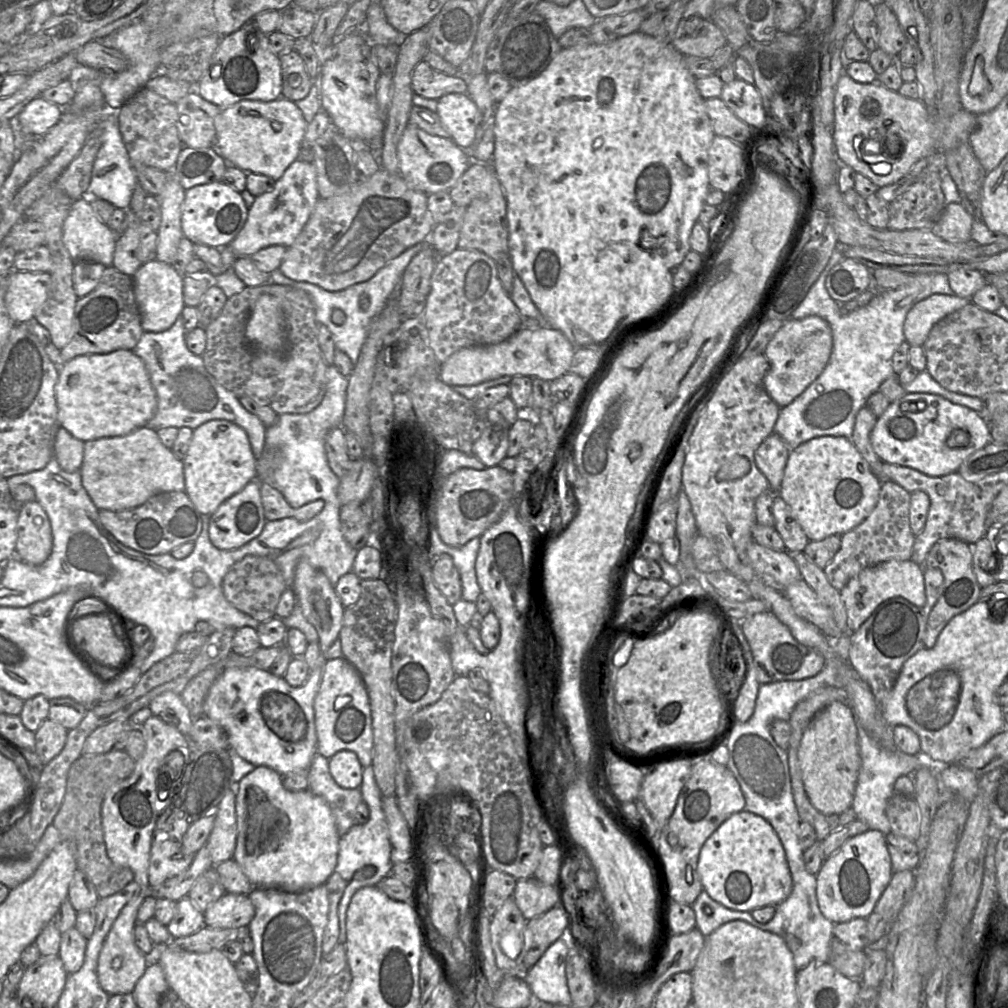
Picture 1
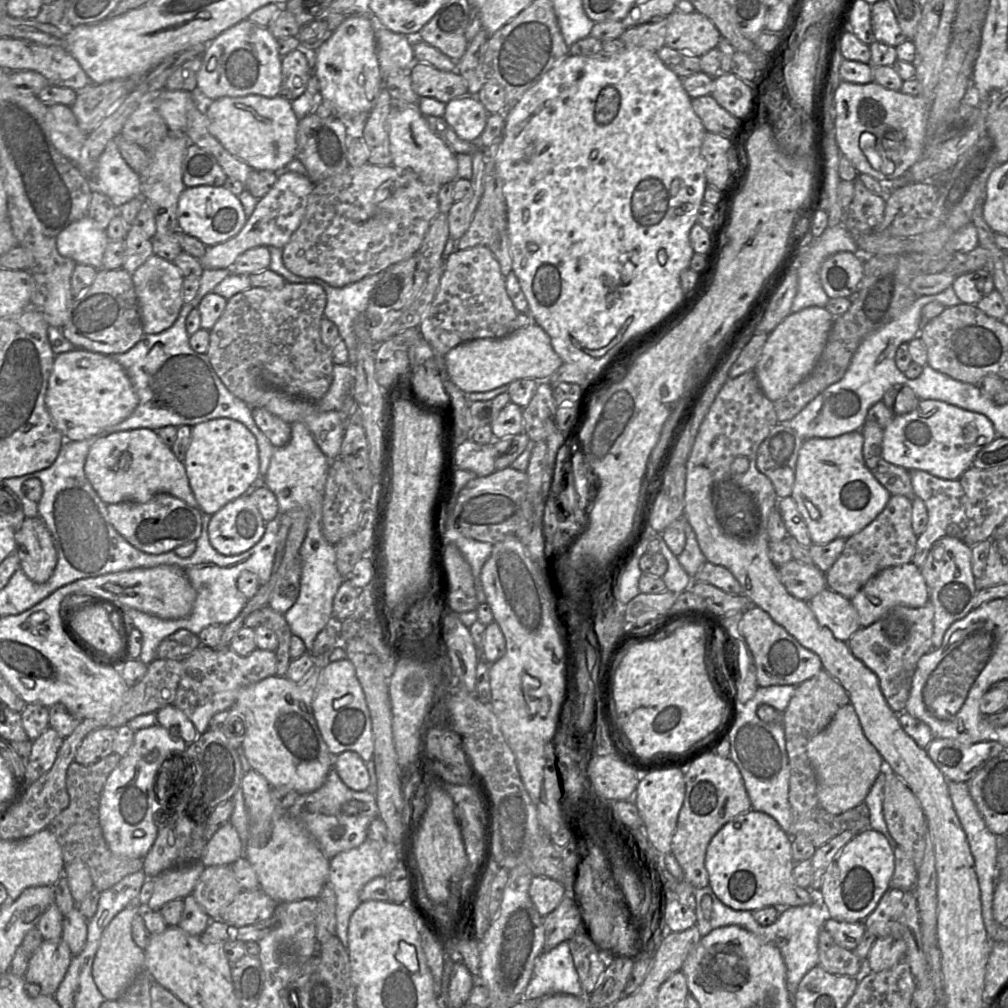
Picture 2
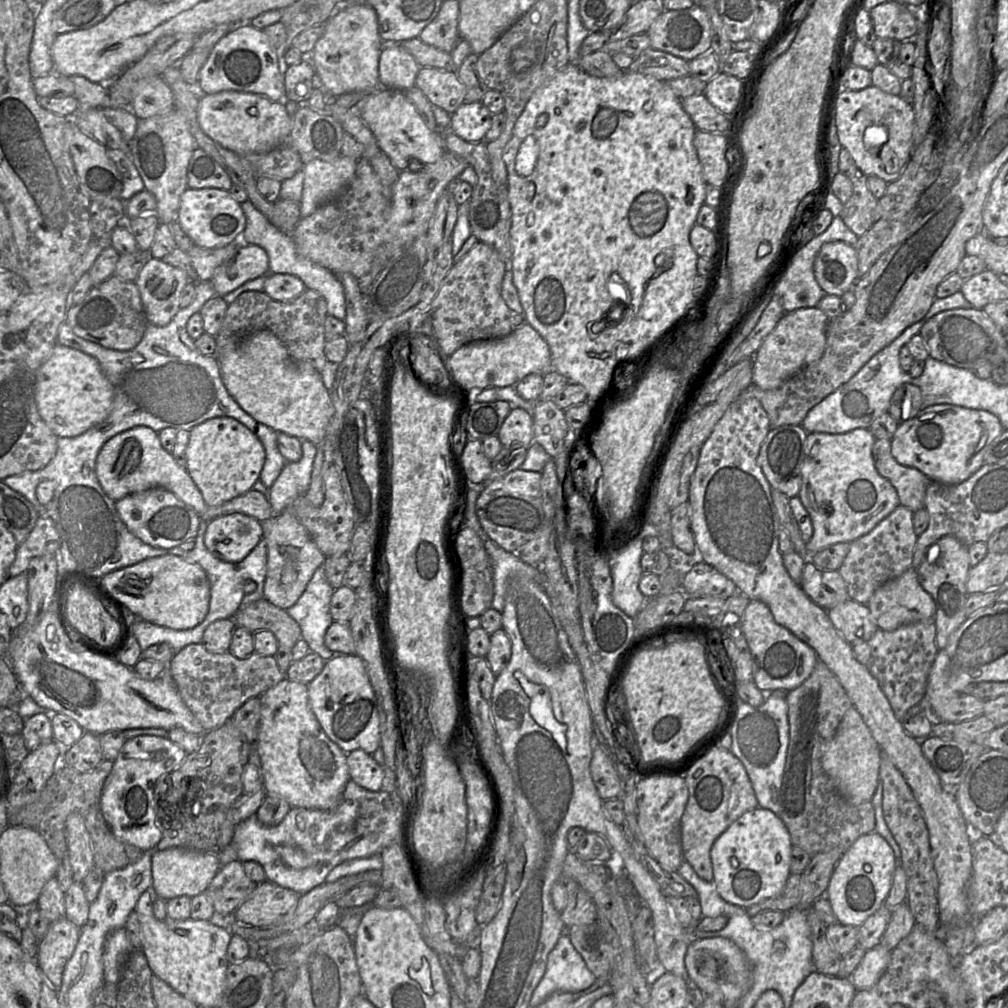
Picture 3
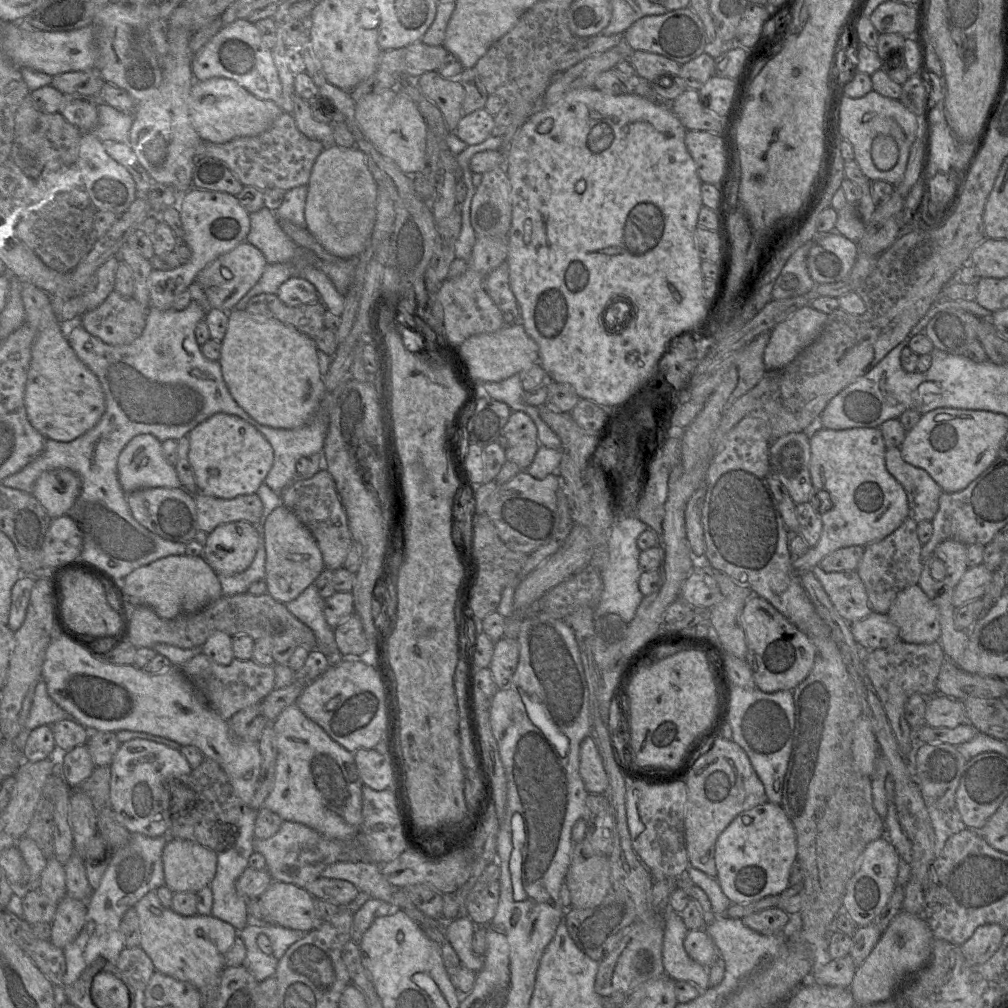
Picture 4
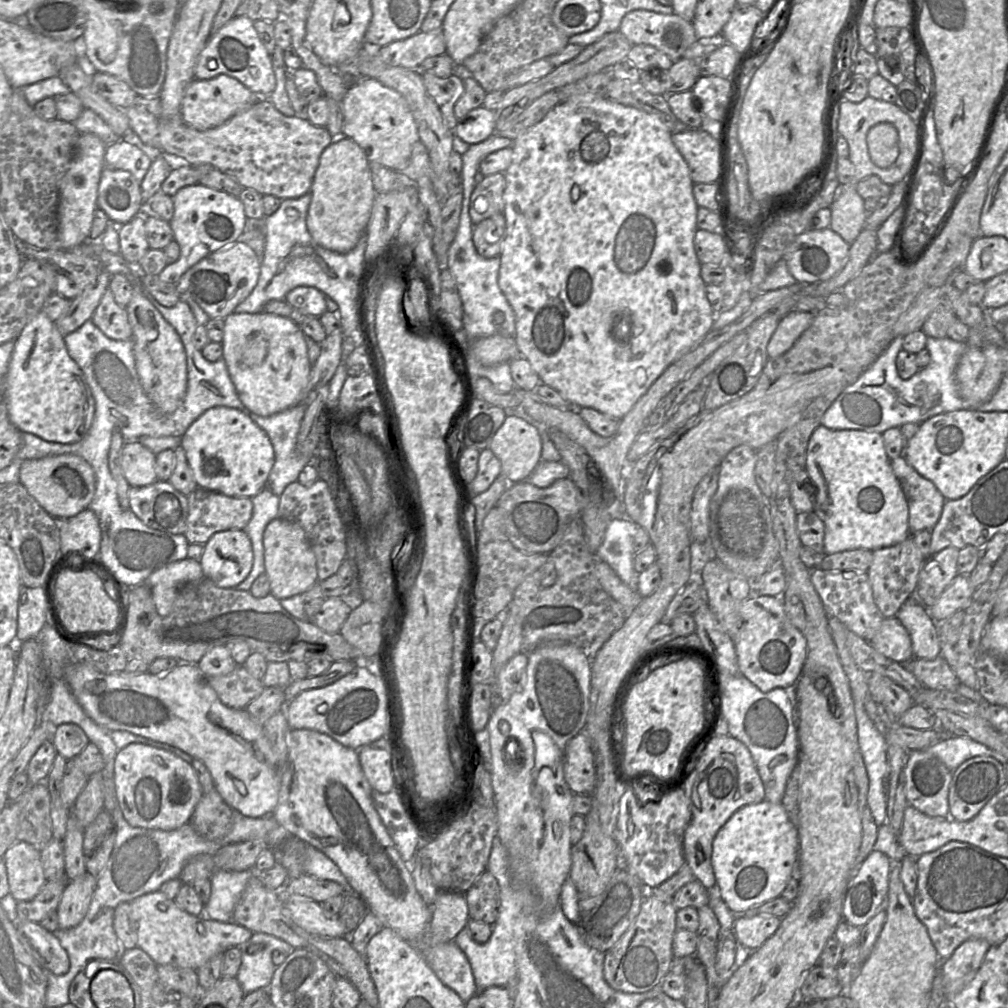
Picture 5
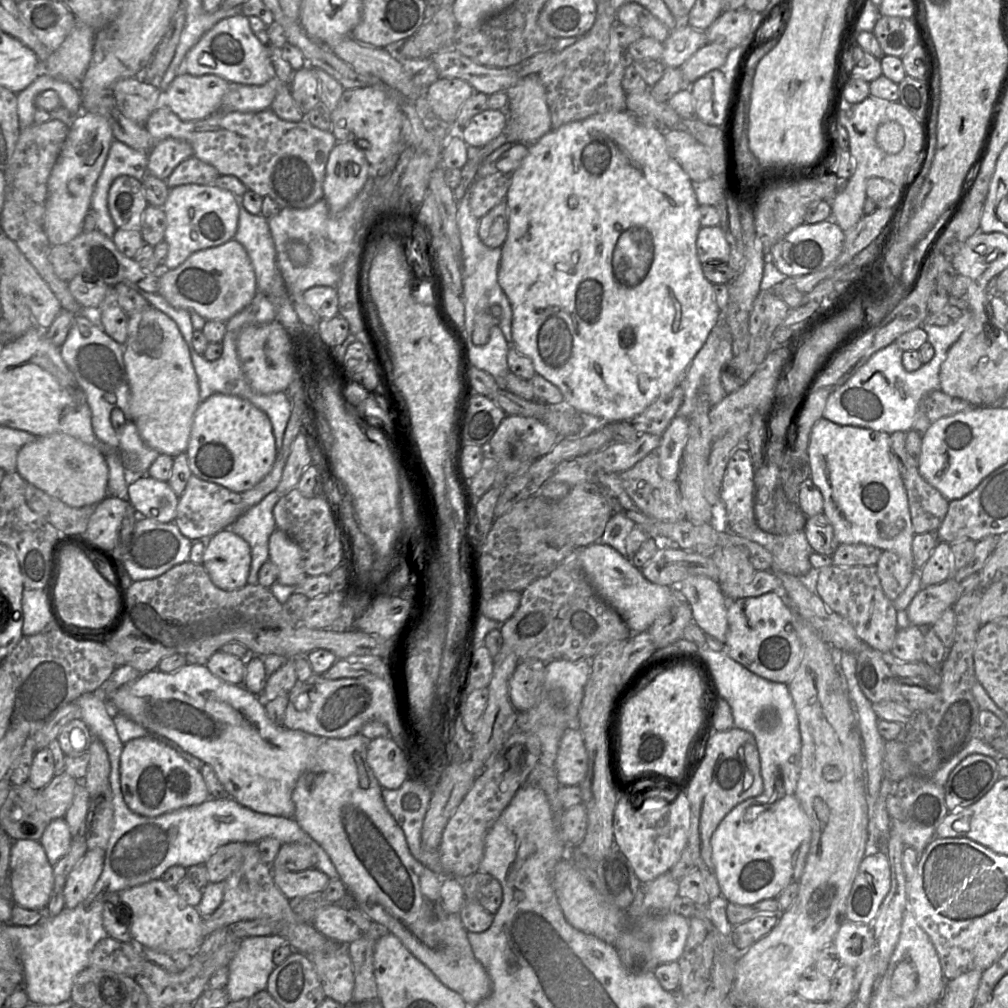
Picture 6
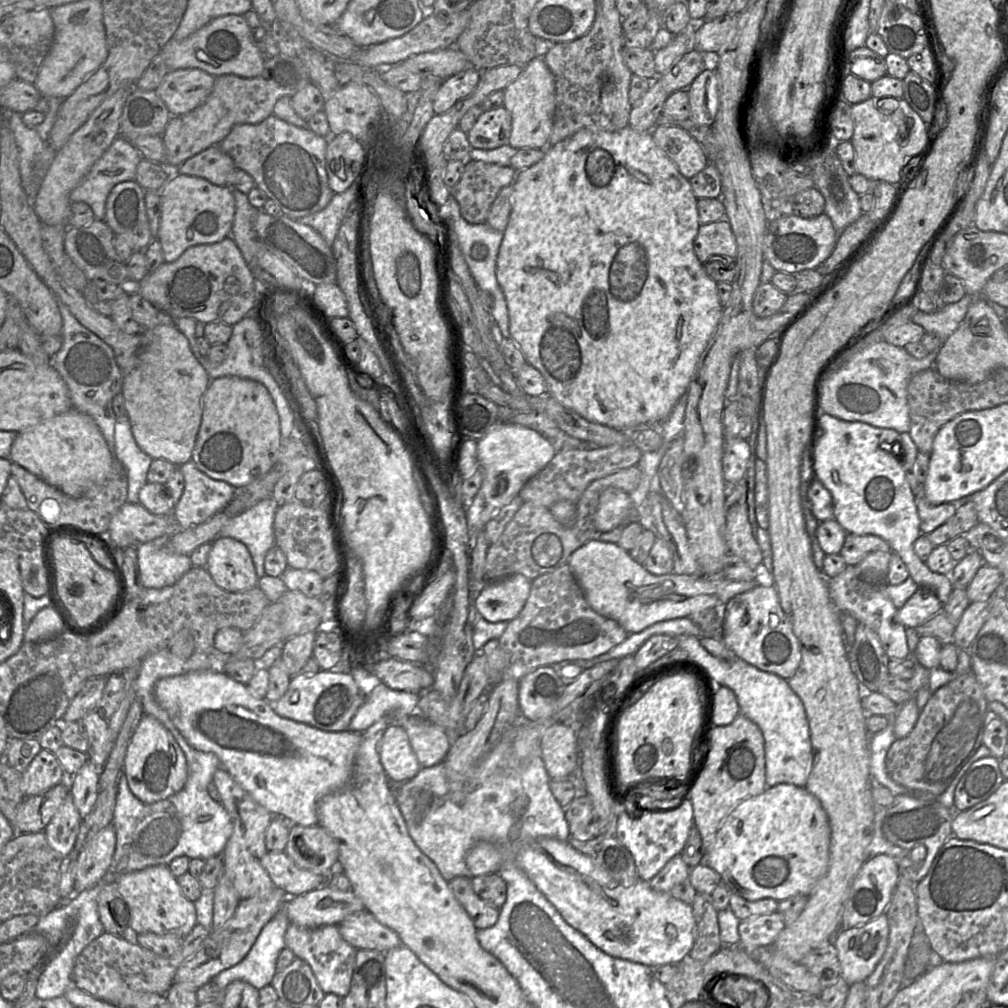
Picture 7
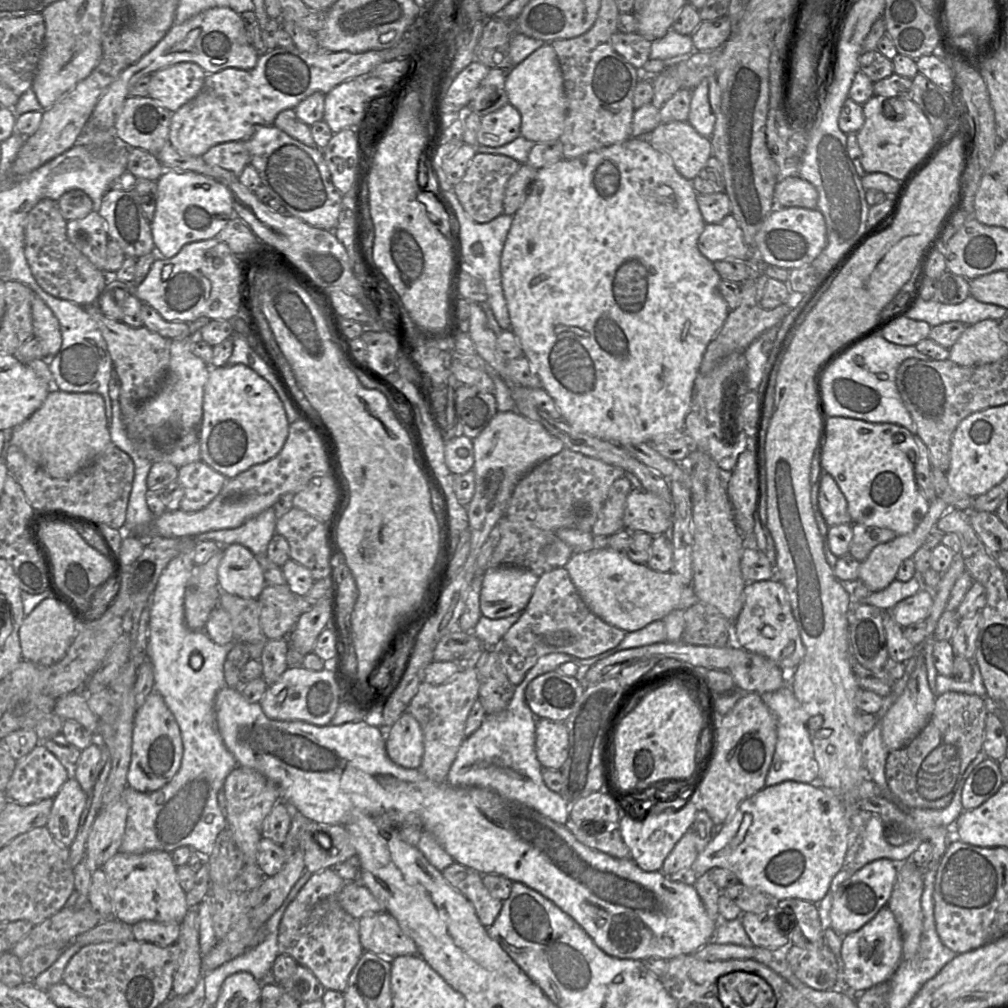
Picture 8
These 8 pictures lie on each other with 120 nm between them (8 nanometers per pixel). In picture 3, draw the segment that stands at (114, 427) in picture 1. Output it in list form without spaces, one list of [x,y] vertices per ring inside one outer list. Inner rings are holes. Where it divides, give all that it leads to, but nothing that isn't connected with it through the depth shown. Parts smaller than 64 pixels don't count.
[[[56,343],[49,357],[37,370],[35,401],[39,415],[58,437],[76,437],[109,416],[113,406],[114,391],[96,358],[80,350]]]

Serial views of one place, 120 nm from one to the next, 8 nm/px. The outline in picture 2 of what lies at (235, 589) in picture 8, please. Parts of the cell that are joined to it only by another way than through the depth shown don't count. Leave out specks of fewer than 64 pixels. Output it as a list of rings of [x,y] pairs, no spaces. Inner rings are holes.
[[[246,493],[211,516],[208,525],[209,541],[222,555],[238,555],[260,541],[265,525],[256,504]]]

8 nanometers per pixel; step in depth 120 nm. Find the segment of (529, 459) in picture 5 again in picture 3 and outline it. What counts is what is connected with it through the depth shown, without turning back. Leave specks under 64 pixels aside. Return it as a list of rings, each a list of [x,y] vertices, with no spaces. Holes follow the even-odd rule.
[[[521,408],[511,409],[497,436],[505,447],[528,449],[534,442],[532,416]]]

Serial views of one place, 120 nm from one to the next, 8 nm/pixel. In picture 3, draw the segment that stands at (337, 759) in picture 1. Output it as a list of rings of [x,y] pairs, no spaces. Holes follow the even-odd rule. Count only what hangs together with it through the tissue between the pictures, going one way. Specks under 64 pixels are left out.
[[[361,749],[347,753],[346,763],[350,780],[362,788],[377,792],[381,791],[384,769]]]

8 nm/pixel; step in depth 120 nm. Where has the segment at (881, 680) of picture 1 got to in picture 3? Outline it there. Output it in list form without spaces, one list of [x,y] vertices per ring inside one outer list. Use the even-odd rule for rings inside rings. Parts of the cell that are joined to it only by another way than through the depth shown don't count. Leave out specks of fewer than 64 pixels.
[[[921,620],[892,631],[877,629],[869,640],[852,646],[856,659],[877,679],[900,721],[910,707],[925,700],[929,672],[939,651],[935,637],[934,621]]]

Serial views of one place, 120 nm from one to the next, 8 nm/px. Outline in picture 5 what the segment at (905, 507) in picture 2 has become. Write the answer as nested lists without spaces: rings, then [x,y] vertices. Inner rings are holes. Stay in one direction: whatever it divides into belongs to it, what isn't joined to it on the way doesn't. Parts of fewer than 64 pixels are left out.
[[[911,534],[897,544],[872,551],[872,562],[866,573],[873,601],[884,618],[894,617],[904,601],[915,591],[918,574],[925,559],[914,544]]]

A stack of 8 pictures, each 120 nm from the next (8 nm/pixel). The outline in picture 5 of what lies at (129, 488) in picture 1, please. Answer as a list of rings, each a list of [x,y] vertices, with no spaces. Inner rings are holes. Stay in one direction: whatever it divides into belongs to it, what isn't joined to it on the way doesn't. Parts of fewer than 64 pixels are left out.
[[[126,442],[122,449],[121,466],[131,487],[141,487],[156,482],[156,455],[137,442]]]

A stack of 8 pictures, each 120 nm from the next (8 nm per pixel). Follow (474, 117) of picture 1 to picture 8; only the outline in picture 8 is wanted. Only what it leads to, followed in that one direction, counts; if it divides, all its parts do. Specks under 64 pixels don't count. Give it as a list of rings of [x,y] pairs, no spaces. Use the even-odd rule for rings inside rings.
[[[507,103],[481,118],[477,141],[482,146],[501,147],[521,136],[520,129],[521,114],[516,107]]]

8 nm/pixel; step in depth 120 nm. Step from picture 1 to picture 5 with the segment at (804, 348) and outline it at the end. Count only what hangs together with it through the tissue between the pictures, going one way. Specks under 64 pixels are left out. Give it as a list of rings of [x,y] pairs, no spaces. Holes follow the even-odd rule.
[[[792,310],[780,319],[779,324],[767,345],[769,358],[776,358],[787,352],[801,334],[810,327],[813,313]]]

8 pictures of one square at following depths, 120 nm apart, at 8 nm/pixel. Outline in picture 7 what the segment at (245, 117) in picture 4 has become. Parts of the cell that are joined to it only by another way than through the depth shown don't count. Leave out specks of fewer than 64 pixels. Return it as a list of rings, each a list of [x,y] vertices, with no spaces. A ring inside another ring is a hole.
[[[197,69],[169,70],[155,89],[171,116],[186,114],[205,102],[216,77]]]

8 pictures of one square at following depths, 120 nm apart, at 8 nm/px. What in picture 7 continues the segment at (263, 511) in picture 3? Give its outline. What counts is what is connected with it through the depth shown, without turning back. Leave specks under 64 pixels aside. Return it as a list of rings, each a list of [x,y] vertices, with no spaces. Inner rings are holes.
[[[190,460],[179,468],[184,476],[185,488],[172,511],[177,528],[188,529],[206,522],[223,511],[234,498],[233,486],[210,478],[193,461]]]

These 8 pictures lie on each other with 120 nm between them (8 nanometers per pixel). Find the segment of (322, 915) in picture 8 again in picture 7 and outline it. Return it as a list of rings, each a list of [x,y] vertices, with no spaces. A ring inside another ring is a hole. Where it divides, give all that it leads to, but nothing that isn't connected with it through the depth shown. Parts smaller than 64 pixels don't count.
[[[290,923],[285,932],[285,945],[296,957],[306,961],[325,994],[333,993],[342,998],[350,991],[357,949],[346,942],[337,925],[304,928]]]

